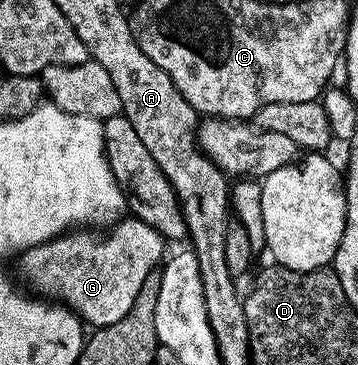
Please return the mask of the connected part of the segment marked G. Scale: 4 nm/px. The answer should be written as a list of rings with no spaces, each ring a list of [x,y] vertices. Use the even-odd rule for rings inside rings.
[[[120,219],[108,232],[111,233],[99,241],[75,236],[79,234],[64,234],[18,257],[19,272],[35,291],[32,293],[70,308],[92,329],[121,322],[121,318],[129,314],[129,306],[137,302],[145,278],[160,267],[165,256],[165,238],[143,220]]]

